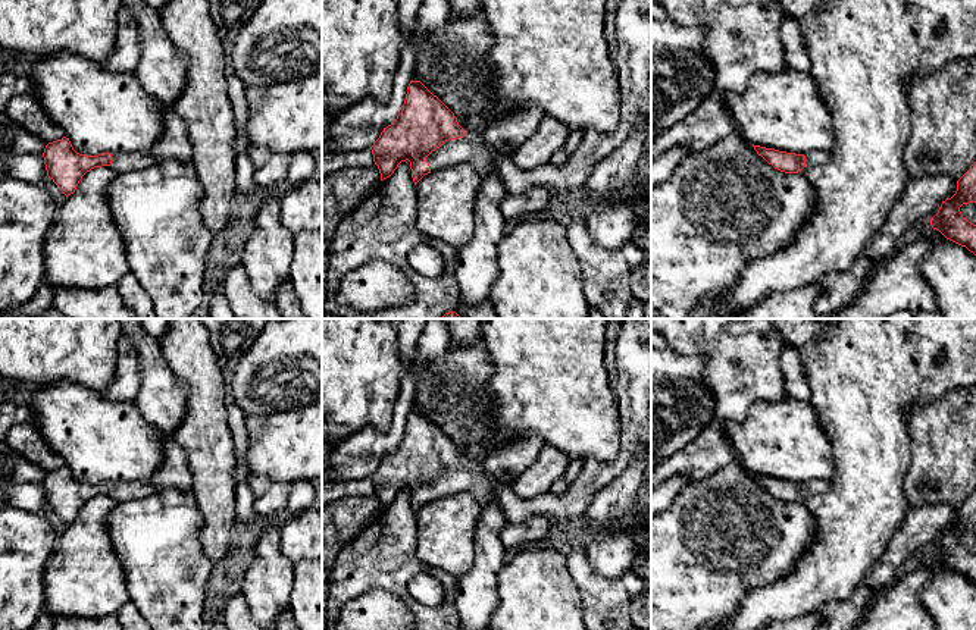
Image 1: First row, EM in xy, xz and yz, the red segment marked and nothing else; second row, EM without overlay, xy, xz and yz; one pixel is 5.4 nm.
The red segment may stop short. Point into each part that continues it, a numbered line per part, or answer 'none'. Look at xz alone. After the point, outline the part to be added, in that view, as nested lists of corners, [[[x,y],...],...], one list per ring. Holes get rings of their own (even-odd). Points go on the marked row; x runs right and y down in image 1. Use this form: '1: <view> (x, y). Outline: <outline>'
1: xz (632, 62). Outline: [[[620,0],[614,19],[616,44],[619,47],[614,65],[619,82],[622,120],[611,134],[601,135],[595,129],[589,129],[584,134],[581,144],[566,164],[557,167],[547,163],[534,170],[522,170],[512,157],[494,154],[487,150],[479,132],[466,134],[463,138],[445,141],[426,157],[431,172],[442,172],[453,164],[466,163],[470,164],[481,178],[497,175],[509,194],[544,187],[556,195],[567,195],[569,191],[584,187],[595,164],[623,142],[634,129],[651,131],[651,0]]]

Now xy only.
1: xy (124, 162). Outline: [[[115,153],[112,154],[112,167],[118,169],[121,173],[131,172],[131,170],[140,170],[151,166],[154,163],[154,159],[150,153]]]

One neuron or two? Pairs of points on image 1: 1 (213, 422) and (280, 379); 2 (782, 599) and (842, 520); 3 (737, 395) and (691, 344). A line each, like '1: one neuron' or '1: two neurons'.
1: two neurons
2: one neuron
3: one neuron

